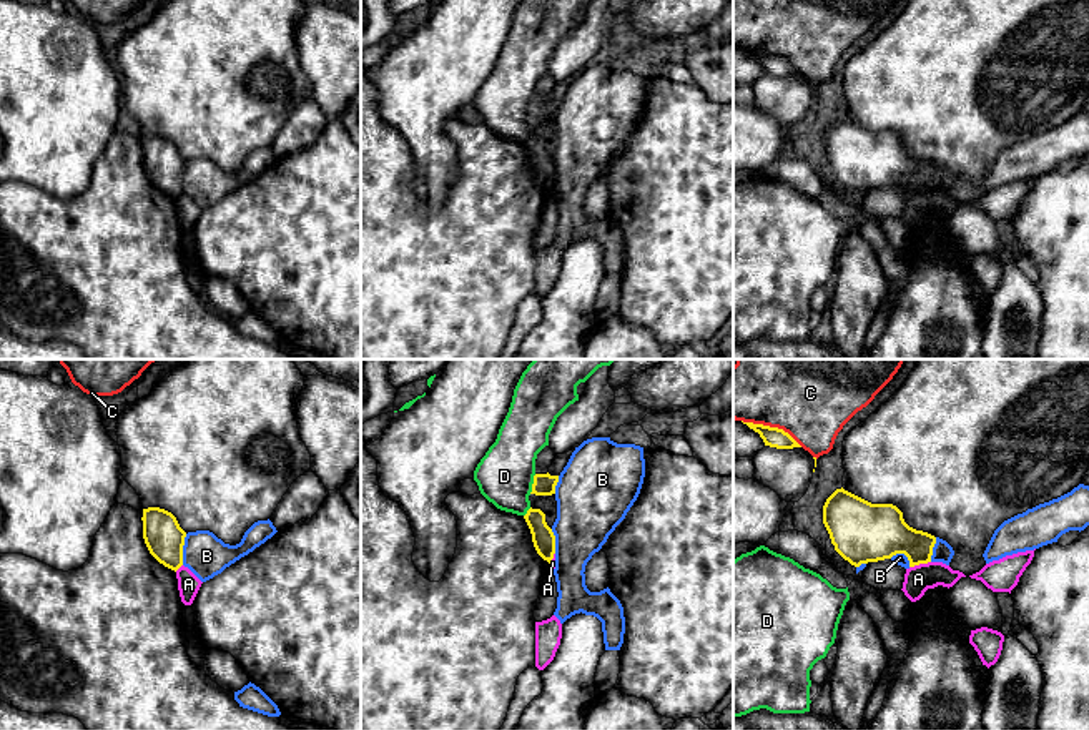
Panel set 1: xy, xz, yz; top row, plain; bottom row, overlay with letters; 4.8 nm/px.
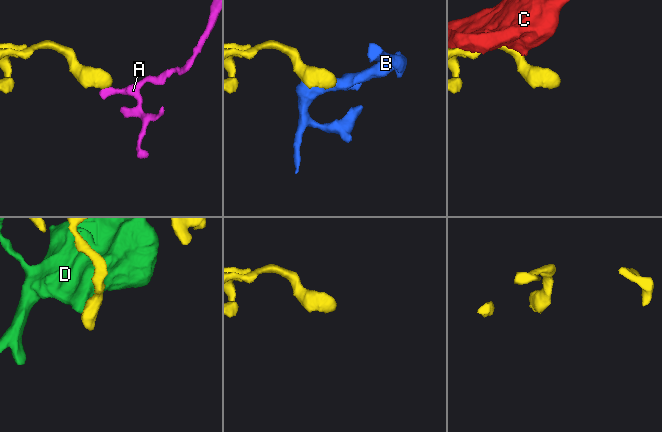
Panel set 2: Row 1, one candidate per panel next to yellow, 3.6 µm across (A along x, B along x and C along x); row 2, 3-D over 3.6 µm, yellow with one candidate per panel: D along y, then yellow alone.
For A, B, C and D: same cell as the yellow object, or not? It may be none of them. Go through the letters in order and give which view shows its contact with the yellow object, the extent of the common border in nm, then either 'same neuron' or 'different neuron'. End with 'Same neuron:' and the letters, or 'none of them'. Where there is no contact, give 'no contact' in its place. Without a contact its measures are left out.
A: contact in yz; length 110 nm; different neuron
B: contact in xy; length 150 nm; different neuron
C: contact in yz; length 320 nm; different neuron
D: contact in xz; length 100 nm; different neuron
Same neuron: none of them

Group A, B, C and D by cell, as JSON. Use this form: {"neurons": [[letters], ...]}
{"neurons": [["A"], ["B"], ["C"], ["D"]]}

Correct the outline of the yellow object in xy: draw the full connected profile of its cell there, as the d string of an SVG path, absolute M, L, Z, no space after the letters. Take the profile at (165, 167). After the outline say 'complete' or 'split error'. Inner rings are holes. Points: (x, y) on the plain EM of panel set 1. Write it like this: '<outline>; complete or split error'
M160 135L143 136L143 166L150 181L165 195L178 198L183 193L186 160L176 145Z; complete

